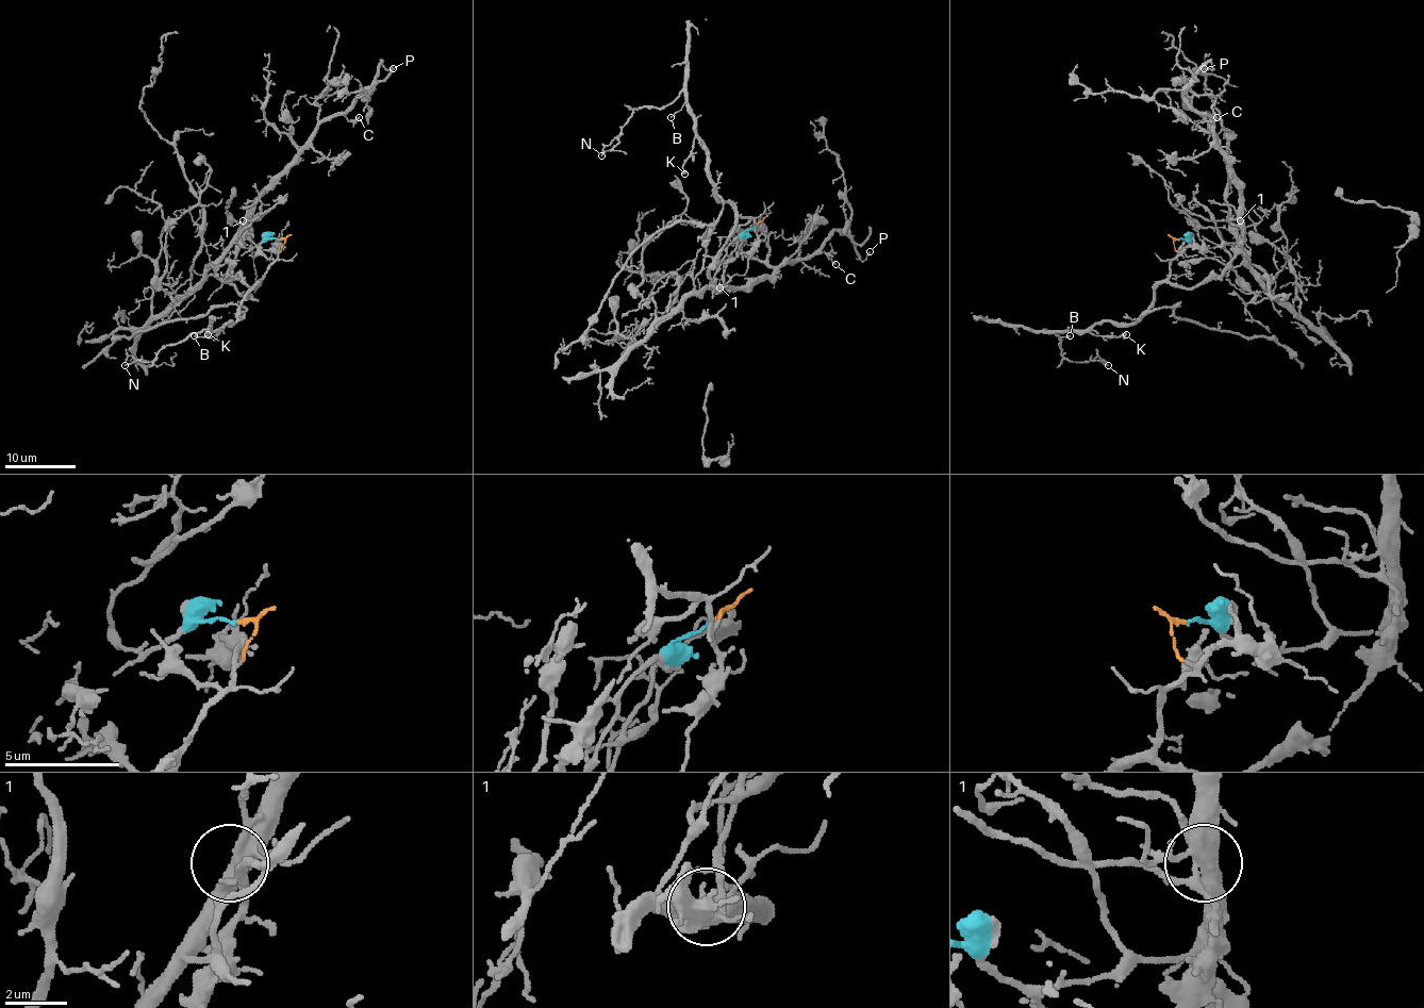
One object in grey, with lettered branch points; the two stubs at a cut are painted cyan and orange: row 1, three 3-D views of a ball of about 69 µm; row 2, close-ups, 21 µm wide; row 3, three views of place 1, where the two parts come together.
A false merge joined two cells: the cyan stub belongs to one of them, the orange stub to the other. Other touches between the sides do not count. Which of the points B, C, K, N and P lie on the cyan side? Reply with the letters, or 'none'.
C, P

